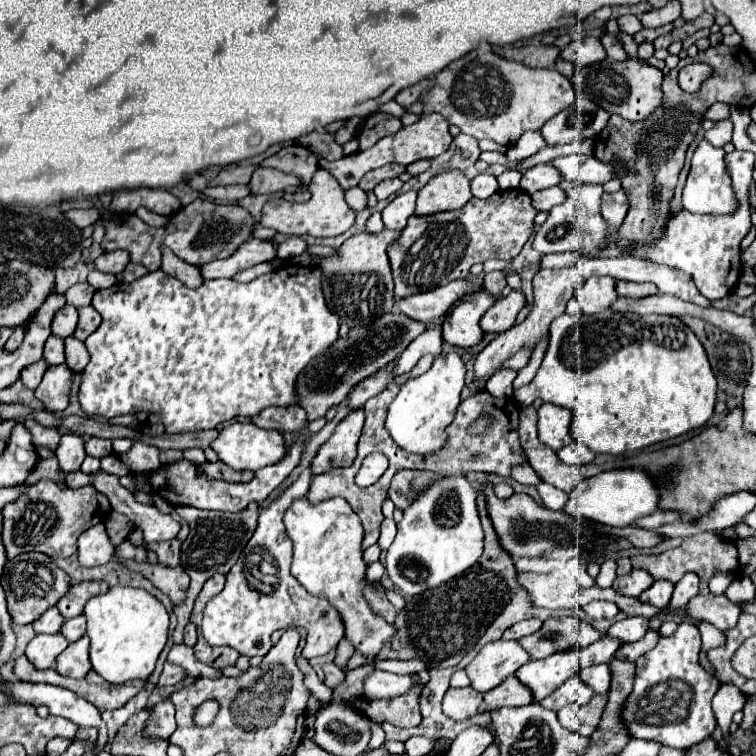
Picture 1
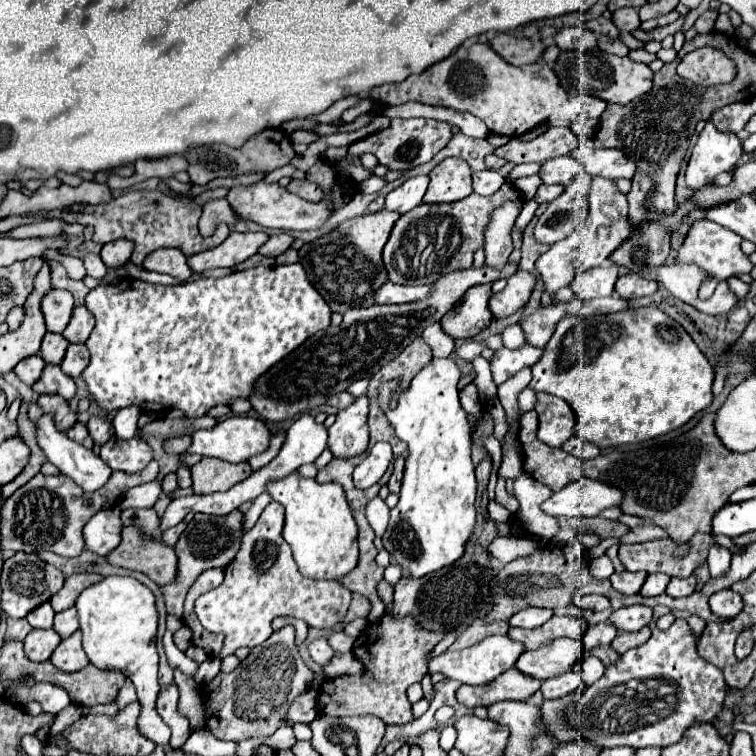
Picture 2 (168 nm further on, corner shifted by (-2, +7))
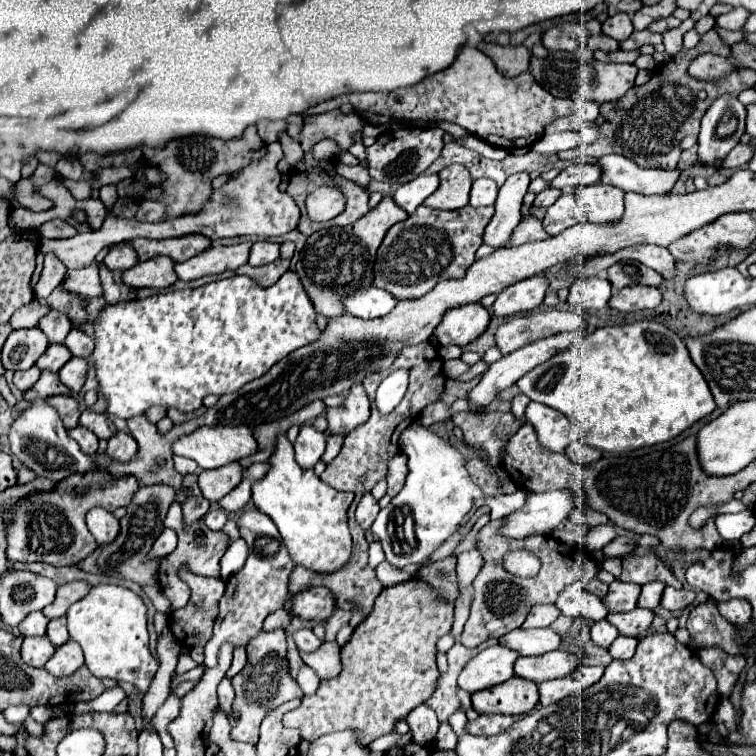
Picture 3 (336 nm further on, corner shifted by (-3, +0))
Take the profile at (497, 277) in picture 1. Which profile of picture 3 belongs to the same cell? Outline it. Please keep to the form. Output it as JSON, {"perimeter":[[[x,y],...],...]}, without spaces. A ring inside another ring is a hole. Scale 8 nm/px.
{"perimeter":[[[514,173],[500,187],[500,193],[498,193],[498,199],[494,205],[496,213],[484,229],[484,243],[486,245],[500,249],[510,241],[516,225],[522,219],[520,209],[522,209],[522,197],[526,195],[528,183],[530,183],[528,173]]]}

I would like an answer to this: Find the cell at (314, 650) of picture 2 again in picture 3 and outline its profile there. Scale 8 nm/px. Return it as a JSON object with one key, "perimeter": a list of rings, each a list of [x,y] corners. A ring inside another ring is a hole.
{"perimeter":[[[300,629],[300,631],[296,631],[296,633],[294,633],[294,641],[296,641],[298,649],[304,651],[304,653],[314,653],[314,651],[322,645],[322,641],[320,641],[310,629]]]}

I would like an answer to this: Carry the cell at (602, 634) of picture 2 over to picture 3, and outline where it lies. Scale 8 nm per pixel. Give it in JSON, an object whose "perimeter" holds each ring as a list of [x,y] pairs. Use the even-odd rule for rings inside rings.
{"perimeter":[[[606,619],[592,625],[592,641],[594,641],[594,645],[608,649],[616,637],[618,637],[616,627],[612,627]]]}

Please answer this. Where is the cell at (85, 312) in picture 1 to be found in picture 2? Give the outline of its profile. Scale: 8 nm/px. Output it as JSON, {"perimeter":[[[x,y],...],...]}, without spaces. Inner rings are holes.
{"perimeter":[[[77,306],[73,310],[69,326],[63,330],[63,336],[71,344],[83,344],[89,338],[91,330],[93,330],[93,324],[95,324],[95,318],[91,316],[91,312],[87,312],[85,306]]]}

